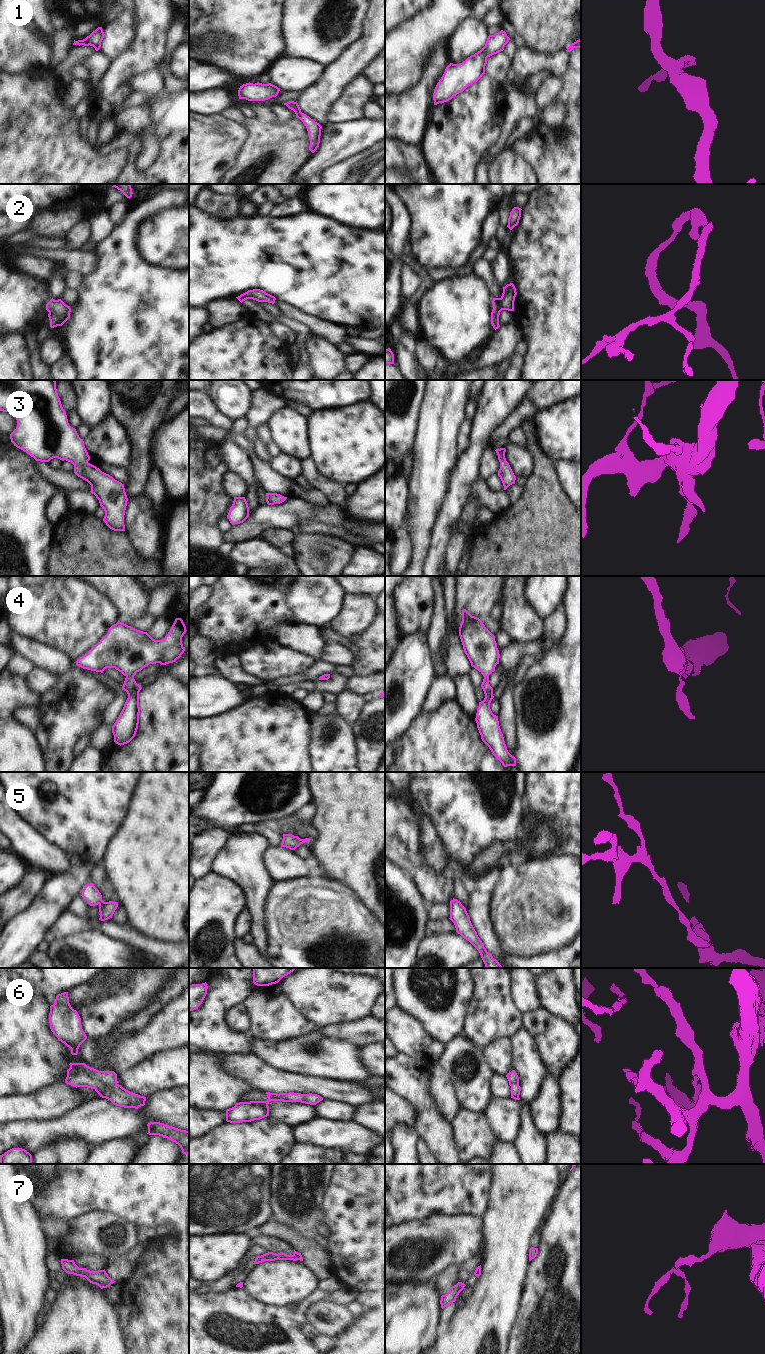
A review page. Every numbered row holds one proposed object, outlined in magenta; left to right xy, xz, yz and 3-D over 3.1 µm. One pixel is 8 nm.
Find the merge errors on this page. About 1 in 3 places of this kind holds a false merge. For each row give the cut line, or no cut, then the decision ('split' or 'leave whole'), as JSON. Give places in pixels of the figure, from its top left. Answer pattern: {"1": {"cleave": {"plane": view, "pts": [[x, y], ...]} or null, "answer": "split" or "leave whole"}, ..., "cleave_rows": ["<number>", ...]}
{"1": {"cleave": null, "answer": "leave whole"}, "2": {"cleave": null, "answer": "leave whole"}, "3": {"cleave": null, "answer": "leave whole"}, "4": {"cleave": null, "answer": "leave whole"}, "5": {"cleave": null, "answer": "leave whole"}, "6": {"cleave": null, "answer": "leave whole"}, "7": {"cleave": null, "answer": "leave whole"}, "cleave_rows": []}

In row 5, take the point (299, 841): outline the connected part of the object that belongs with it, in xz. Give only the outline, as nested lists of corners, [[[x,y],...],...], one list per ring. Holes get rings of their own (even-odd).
[[[283,834],[283,840],[281,843],[281,847],[289,848],[290,850],[295,850],[301,844],[308,842],[313,839],[305,838],[300,839],[298,836],[294,836],[292,834]]]

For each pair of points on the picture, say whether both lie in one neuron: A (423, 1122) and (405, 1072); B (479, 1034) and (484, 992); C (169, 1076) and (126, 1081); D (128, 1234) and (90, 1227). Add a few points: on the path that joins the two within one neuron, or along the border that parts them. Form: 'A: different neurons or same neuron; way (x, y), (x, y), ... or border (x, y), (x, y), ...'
A: same neuron; way (423, 1110), (423, 1100), (413, 1084)
B: same neuron; way (484, 1024), (484, 1002)
C: same neuron; way (158, 1076), (147, 1076), (137, 1080)
D: same neuron; way (119, 1234), (99, 1232)

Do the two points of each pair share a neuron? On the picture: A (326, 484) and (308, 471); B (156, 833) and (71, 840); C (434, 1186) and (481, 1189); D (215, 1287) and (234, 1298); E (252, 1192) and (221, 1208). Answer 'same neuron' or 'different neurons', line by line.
A: same neuron
B: different neurons
C: same neuron
D: different neurons
E: same neuron

